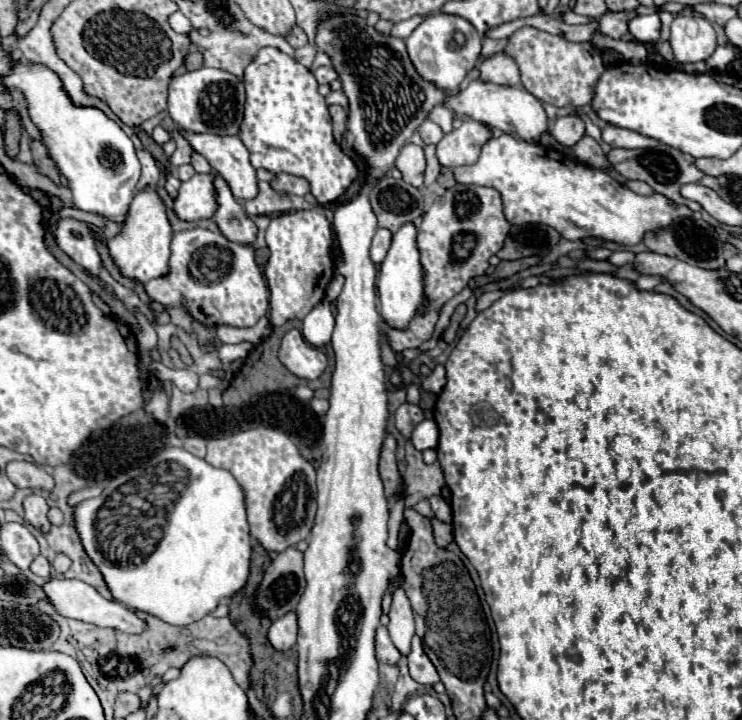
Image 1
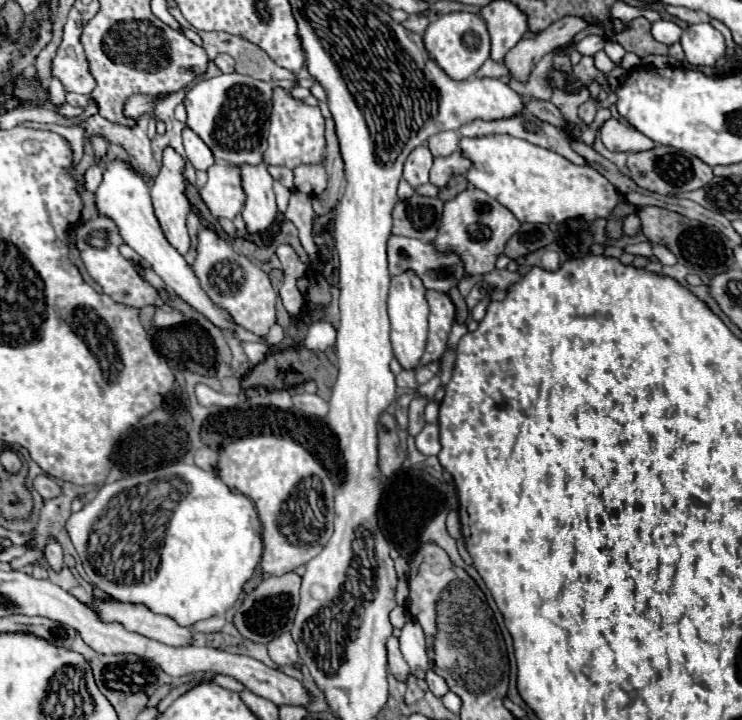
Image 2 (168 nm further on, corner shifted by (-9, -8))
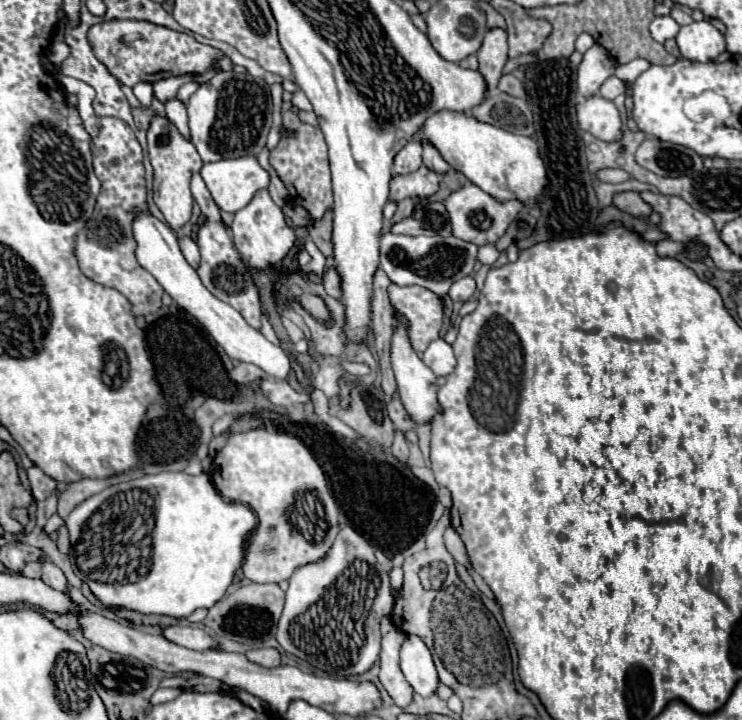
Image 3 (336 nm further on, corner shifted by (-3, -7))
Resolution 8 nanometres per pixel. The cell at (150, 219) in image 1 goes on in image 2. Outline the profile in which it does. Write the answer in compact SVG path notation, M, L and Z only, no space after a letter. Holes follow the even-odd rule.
M165 147L163 151L163 161L161 161L161 169L155 177L155 183L151 187L151 199L153 199L153 207L155 207L155 215L163 227L163 233L167 235L169 243L179 251L179 253L187 253L189 251L189 235L187 235L187 213L191 211L191 203L185 195L187 189L187 179L185 179L185 159L173 149L173 147Z

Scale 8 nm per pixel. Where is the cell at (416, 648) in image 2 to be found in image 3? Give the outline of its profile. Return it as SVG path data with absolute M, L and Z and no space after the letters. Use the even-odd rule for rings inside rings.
M407 634L405 642L401 646L401 670L411 684L411 688L421 696L435 694L435 688L439 684L435 664L431 658L429 648L421 638L415 634Z

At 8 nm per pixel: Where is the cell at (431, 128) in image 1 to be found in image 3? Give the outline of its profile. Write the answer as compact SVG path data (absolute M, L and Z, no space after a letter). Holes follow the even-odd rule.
M423 142L423 164L435 172L447 172L449 164L441 158L439 150L431 142Z

